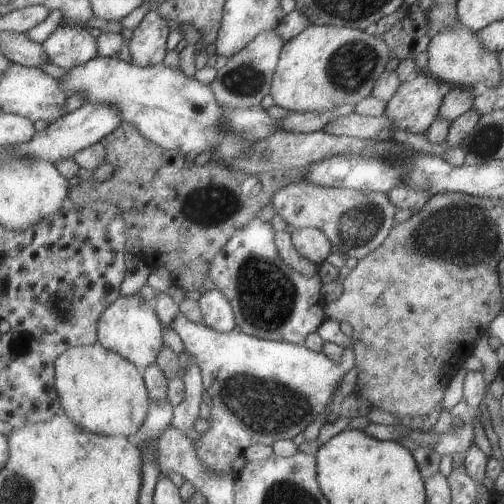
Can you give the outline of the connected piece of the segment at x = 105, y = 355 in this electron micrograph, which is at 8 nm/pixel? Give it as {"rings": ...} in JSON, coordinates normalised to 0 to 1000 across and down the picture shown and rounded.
{"rings":[[[196,679],[139,688],[119,702],[109,718],[109,768],[123,817],[163,853],[196,863],[260,869],[286,841],[300,800],[282,736]]]}

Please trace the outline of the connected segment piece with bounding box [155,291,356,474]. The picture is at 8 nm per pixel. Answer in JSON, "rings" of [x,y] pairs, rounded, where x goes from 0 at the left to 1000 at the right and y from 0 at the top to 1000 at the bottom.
{"rings":[[[331,579],[313,581],[308,619],[325,649],[345,655],[357,667],[367,692],[395,722],[405,774],[415,782],[421,798],[417,827],[411,831],[417,849],[397,859],[397,869],[387,875],[389,901],[405,921],[405,929],[425,933],[433,940],[462,937],[464,911],[480,903],[500,881],[542,883],[552,873],[579,873],[591,861],[599,861],[629,825],[643,821],[649,802],[655,802],[663,790],[671,762],[706,722],[704,694],[698,687],[683,690],[679,710],[663,718],[641,698],[631,702],[593,683],[524,675],[472,653],[435,661],[403,641],[373,635],[357,619],[355,603]]]}

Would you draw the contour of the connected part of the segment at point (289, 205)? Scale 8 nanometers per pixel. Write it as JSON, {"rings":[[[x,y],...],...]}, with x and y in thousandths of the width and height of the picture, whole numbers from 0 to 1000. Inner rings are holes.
{"rings":[[[601,355],[544,381],[538,403],[571,444],[587,452],[629,452],[661,482],[663,500],[685,512],[710,514],[730,508],[766,476],[782,452],[788,419],[768,383],[635,369],[611,365]]]}

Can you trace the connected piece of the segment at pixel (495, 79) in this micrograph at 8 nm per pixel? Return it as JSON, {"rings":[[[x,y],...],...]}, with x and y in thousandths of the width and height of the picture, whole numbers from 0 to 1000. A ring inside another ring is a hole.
{"rings":[[[923,52],[905,56],[881,56],[869,67],[855,69],[845,143],[869,163],[889,163],[899,173],[937,175],[954,165],[964,175],[984,175],[998,161],[996,135],[986,105],[964,99],[948,75],[944,63]]]}

